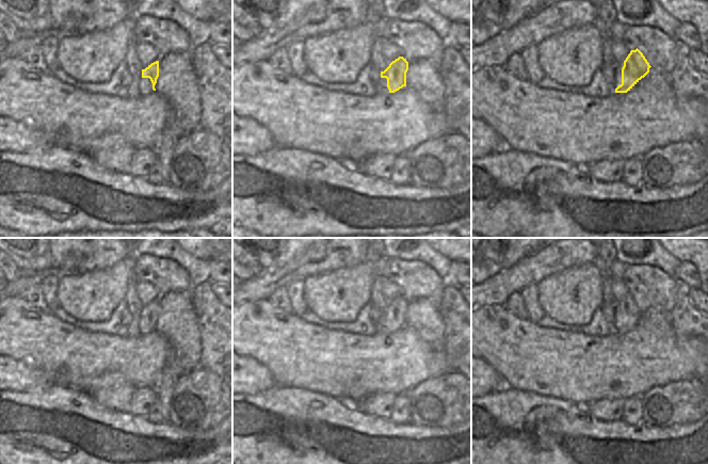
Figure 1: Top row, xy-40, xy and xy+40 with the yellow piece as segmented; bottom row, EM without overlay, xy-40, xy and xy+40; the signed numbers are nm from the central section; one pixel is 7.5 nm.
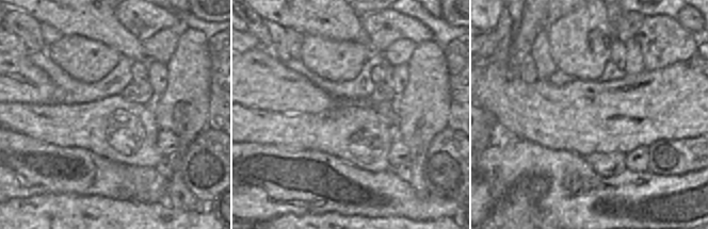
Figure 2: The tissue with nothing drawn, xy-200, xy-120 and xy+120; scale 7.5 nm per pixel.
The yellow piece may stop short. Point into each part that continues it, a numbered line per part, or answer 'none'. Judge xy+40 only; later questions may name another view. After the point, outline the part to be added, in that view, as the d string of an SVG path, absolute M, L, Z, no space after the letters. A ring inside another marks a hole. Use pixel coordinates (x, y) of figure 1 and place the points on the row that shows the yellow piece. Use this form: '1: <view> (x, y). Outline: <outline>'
none

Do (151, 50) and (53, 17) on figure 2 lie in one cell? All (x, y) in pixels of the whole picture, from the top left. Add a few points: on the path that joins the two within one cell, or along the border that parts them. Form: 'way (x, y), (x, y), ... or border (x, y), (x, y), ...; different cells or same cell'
border (142, 44), (142, 52), (146, 59); different cells

